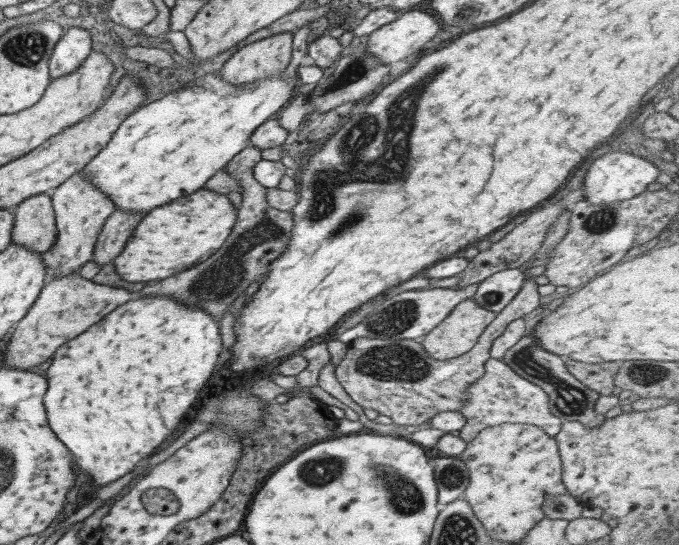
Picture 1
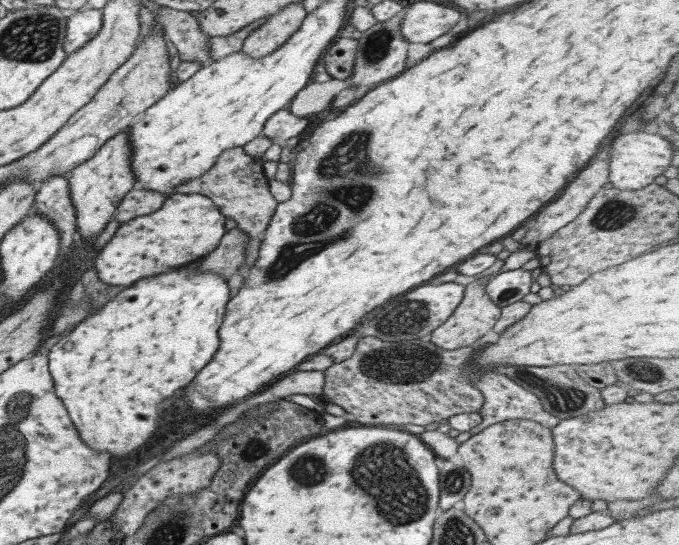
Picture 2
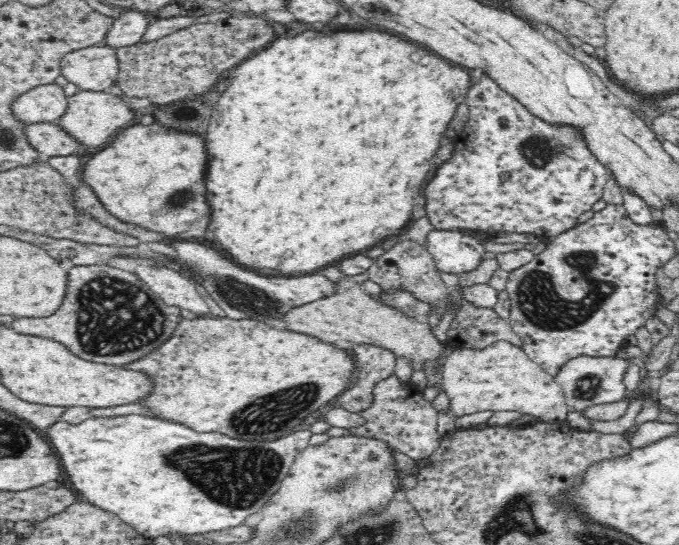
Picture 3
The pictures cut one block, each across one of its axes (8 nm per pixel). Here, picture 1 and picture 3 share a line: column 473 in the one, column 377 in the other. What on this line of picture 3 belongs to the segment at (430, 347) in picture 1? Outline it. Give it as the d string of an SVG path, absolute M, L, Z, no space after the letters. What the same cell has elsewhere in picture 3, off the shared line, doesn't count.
M348 275L342 276L336 283L336 292L320 298L310 304L302 304L292 308L288 314L280 316L280 320L290 326L292 332L314 336L322 342L349 346L351 344L371 344L378 348L385 348L398 358L410 360L414 371L423 370L425 364L438 362L444 358L446 342L442 343L432 333L432 325L418 322L414 317L398 311L396 307L384 305L373 295L369 295L363 285L358 284Z

